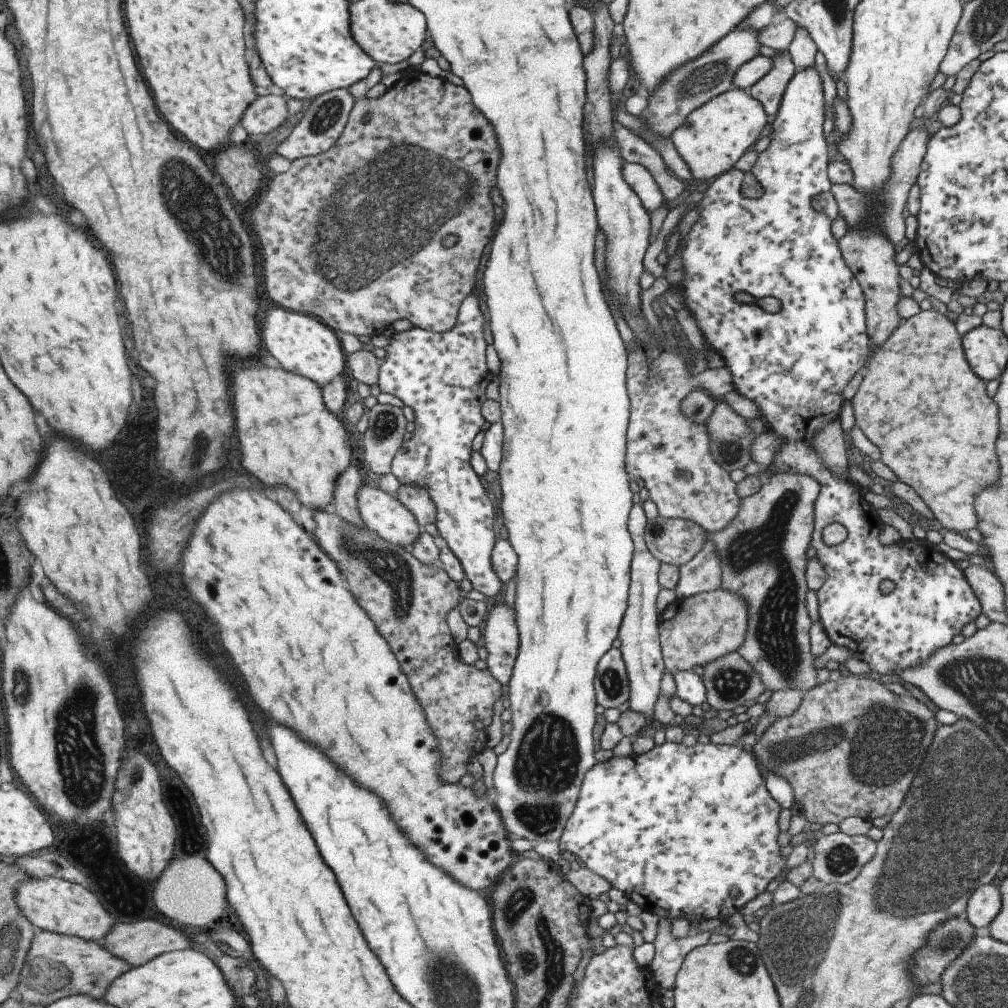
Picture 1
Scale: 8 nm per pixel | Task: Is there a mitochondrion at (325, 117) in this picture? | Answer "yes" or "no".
yes

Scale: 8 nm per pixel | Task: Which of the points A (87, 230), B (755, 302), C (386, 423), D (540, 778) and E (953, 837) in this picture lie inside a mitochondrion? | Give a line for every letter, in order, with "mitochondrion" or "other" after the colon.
A: other
B: other
C: mitochondrion
D: mitochondrion
E: mitochondrion

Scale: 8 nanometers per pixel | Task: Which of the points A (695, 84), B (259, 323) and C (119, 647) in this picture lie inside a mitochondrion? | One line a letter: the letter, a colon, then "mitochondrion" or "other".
A: mitochondrion
B: other
C: other

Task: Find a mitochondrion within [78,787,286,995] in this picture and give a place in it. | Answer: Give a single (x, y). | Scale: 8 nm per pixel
(131, 904)

